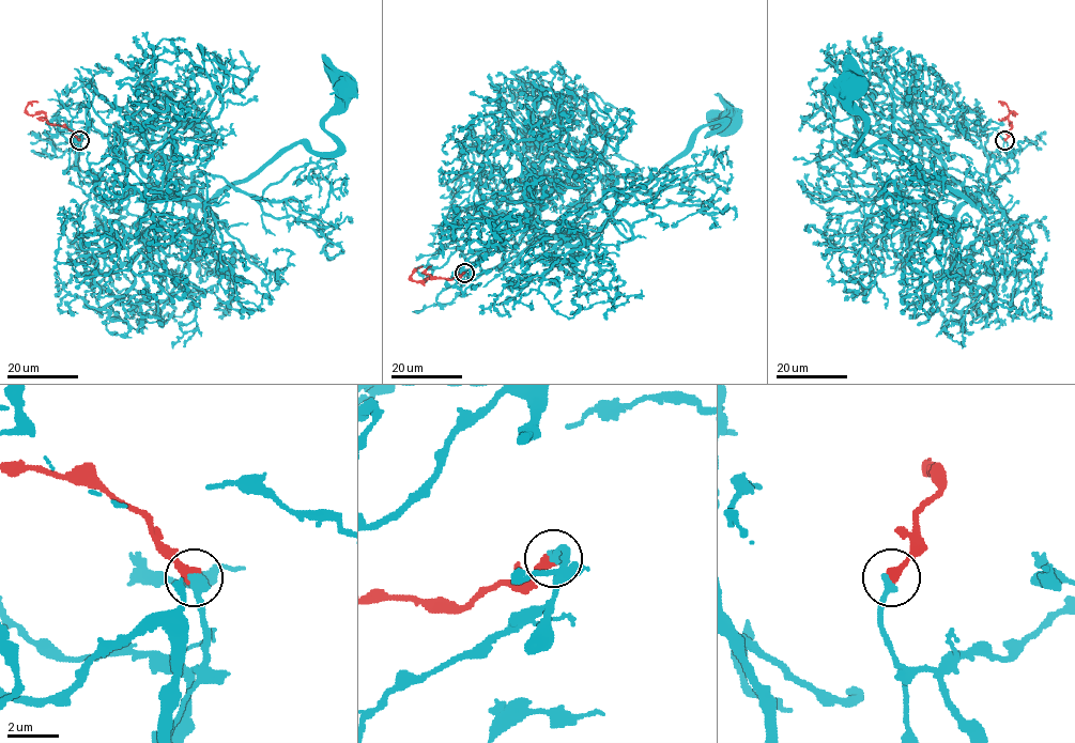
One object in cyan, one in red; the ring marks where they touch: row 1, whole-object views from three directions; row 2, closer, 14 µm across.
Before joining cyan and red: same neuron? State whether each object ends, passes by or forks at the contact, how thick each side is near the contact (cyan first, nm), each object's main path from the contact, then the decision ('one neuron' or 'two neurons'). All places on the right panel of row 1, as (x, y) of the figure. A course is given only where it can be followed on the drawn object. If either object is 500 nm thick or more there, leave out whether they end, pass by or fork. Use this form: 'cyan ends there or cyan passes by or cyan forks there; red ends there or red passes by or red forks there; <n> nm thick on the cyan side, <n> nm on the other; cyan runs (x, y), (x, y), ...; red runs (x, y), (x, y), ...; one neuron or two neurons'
cyan ends there; red ends there; 380 nm thick on the cyan side, 440 nm on the other; cyan runs (1004, 140), (1017, 167), (970, 203), (926, 180), (888, 144), (855, 151), (863, 120), (851, 83); red runs (1004, 140), (1012, 128), (1008, 114), (1013, 114), (998, 102); one neuron

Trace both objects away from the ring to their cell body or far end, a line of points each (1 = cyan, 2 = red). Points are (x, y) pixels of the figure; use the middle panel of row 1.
1: (464, 273), (462, 284), (537, 241), (581, 245), (703, 127), (719, 123), (718, 129), (708, 132), (727, 119)
2: (464, 273), (451, 279), (430, 276), (414, 281), (410, 276), (423, 266)

